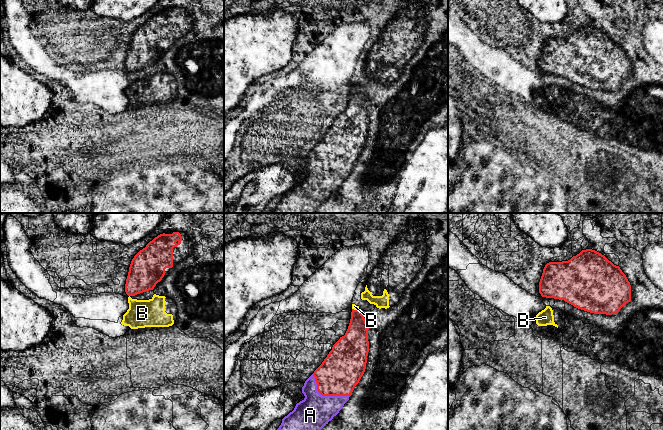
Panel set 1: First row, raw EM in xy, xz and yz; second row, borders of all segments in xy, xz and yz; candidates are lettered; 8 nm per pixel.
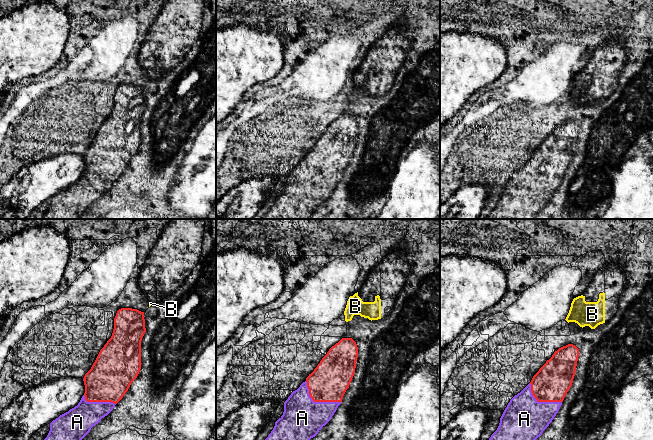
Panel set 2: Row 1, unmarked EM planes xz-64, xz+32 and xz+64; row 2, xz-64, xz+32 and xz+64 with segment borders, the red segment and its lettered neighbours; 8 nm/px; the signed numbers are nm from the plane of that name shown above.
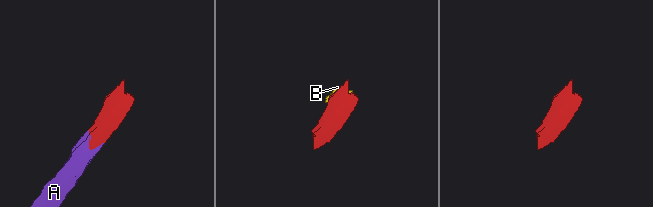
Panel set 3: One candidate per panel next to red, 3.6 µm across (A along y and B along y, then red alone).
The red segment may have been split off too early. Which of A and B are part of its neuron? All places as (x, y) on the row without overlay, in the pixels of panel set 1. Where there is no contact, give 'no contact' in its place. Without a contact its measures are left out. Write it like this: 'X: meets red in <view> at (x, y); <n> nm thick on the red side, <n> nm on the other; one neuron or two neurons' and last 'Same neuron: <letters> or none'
A: meets red in xz at (325, 171); 320 nm thick on the red side, 280 nm on the other; one neuron
B: meets red in xz at (356, 86); 200 nm thick on the red side, 40 nm on the other; two neurons
Same neuron: A

